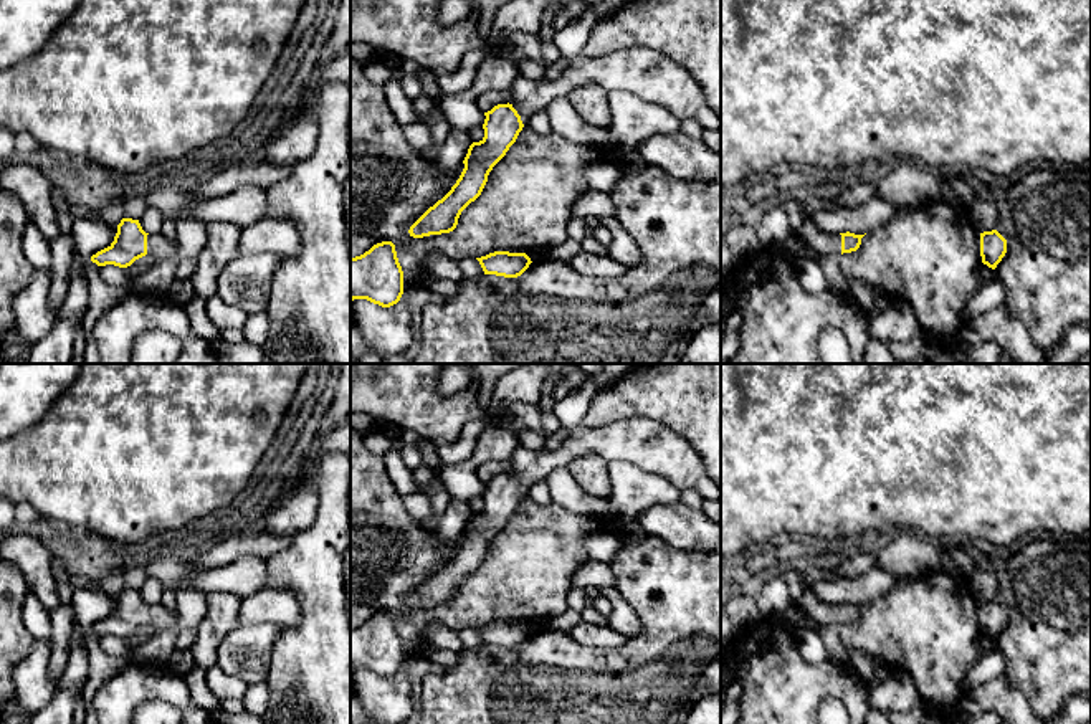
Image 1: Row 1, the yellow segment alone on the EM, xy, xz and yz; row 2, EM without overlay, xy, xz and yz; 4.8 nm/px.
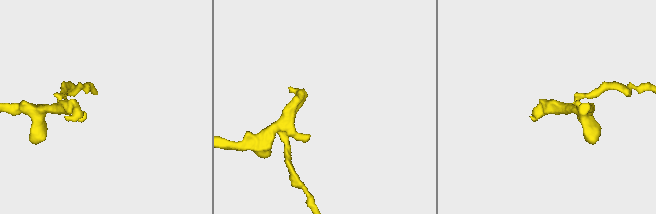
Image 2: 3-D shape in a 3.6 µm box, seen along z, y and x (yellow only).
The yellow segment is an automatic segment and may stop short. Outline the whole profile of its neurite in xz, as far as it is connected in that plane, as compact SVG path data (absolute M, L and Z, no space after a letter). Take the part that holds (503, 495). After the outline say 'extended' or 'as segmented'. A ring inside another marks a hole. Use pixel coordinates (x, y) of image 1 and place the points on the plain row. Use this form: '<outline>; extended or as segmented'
M635 417L600 428L579 425L554 450L517 446L511 456L512 473L484 483L484 507L473 512L463 531L465 539L451 560L430 577L408 600L410 607L450 603L461 582L474 572L493 537L516 512L527 491L575 458L598 455L607 463L626 463L671 483L676 489L694 489L707 501L721 499L721 489L689 441L651 418Z; extended

